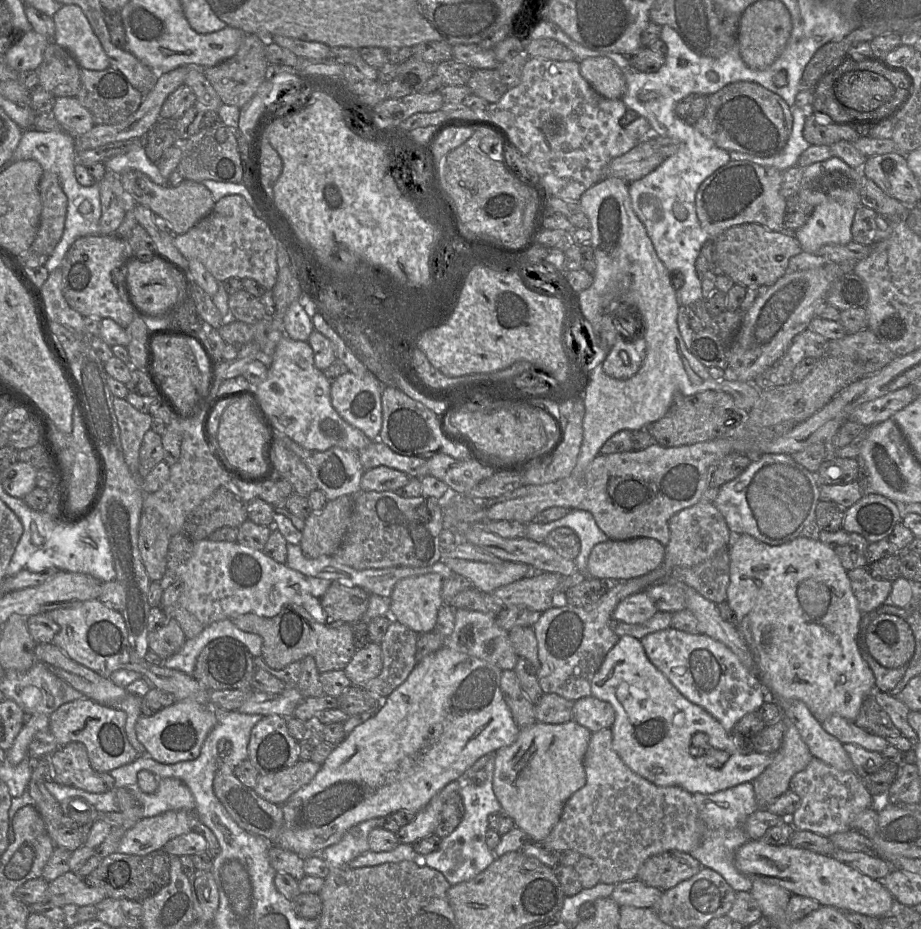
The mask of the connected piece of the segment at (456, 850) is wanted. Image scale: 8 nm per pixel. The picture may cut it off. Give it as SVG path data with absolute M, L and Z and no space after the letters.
M494 755L487 761L484 770L486 780L480 785L464 782L457 793L464 803L464 815L460 824L448 836L442 838L441 846L437 851L421 857L428 867L440 871L451 886L469 881L487 869L496 859L492 850L486 844L486 832L488 831L488 816L490 814L503 813L502 807L493 792Z

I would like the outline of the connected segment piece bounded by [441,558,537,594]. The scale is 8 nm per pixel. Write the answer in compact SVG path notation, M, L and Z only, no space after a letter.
M444 558L441 561L454 574L470 580L472 587L487 594L491 594L502 586L537 573L527 564L510 561L483 563L459 558Z

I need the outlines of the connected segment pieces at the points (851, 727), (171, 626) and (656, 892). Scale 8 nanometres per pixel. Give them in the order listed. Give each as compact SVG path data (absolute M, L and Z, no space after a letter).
M833 715L821 723L823 729L842 744L857 744L869 751L882 753L890 744L886 737L871 734L839 715Z
M172 618L162 628L150 631L147 635L149 649L162 660L176 654L186 641L179 624Z
M634 879L617 884L610 897L620 907L652 908L659 901L663 892L659 888L648 886Z

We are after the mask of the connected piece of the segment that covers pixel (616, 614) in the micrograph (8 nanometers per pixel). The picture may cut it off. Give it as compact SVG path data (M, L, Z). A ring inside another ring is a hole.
M642 590L621 600L612 613L612 620L627 624L641 624L657 612L653 601L646 591Z

